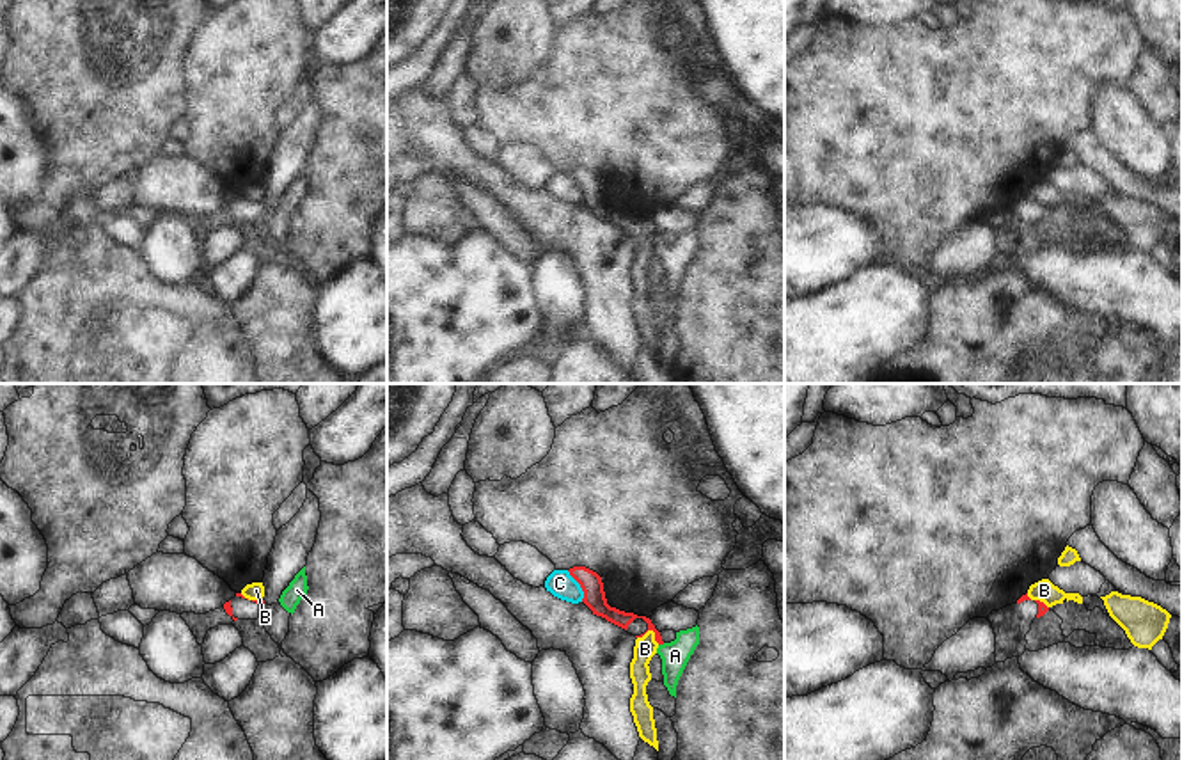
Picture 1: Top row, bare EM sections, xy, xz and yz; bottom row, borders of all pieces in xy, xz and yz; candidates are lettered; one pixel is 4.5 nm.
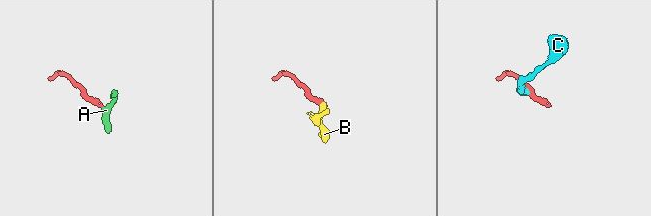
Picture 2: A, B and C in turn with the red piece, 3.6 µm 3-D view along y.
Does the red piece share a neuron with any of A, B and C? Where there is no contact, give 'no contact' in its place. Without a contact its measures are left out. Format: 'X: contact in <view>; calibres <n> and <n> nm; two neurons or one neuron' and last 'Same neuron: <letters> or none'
A: contact in xz; calibres 70 and 130 nm; one neuron
B: contact in xz; calibres 70 and 100 nm; two neurons
C: contact in xz; calibres 100 and 120 nm; two neurons
Same neuron: A

